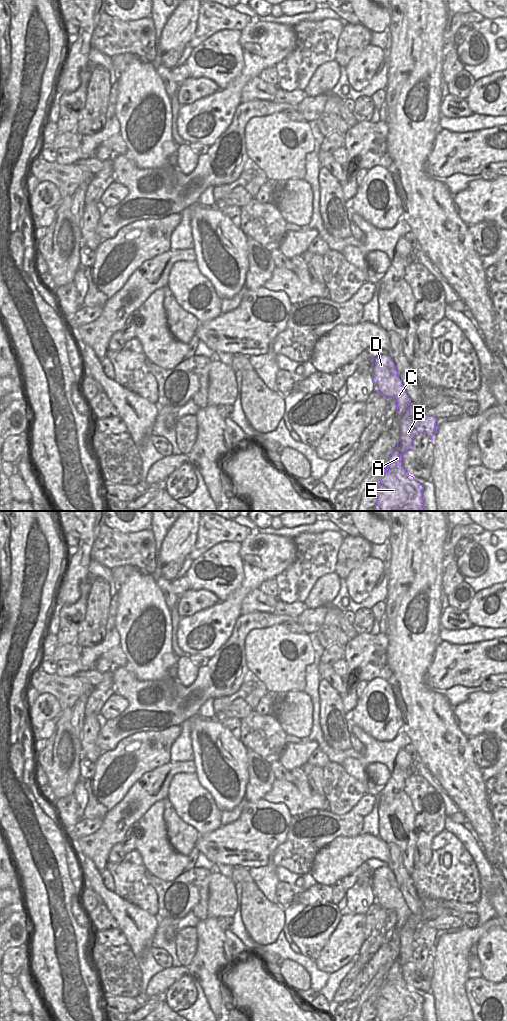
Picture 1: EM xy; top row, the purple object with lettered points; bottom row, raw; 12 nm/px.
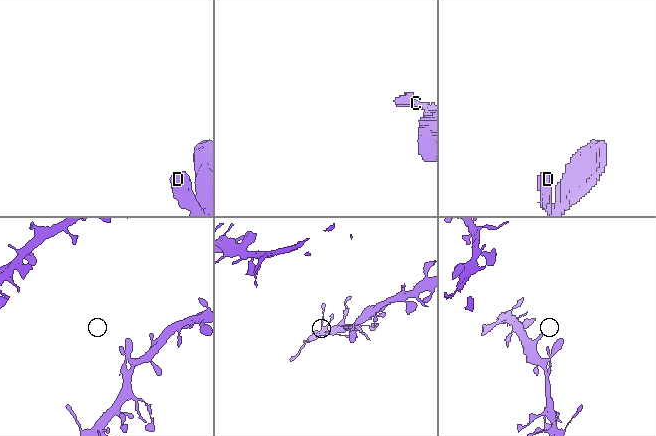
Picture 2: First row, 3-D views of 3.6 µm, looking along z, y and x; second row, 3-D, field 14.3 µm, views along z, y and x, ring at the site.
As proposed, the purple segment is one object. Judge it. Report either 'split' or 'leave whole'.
leave whole

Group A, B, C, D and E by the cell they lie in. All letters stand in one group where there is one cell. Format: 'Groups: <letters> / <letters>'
Groups: A B C D E

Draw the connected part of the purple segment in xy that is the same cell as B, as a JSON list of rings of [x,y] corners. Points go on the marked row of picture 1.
[[[383,354],[373,359],[371,375],[374,390],[386,398],[391,397],[396,401],[397,411],[395,415],[400,418],[400,439],[397,447],[388,459],[388,464],[384,468],[385,474],[376,489],[377,502],[374,508],[376,511],[425,511],[424,501],[422,499],[424,487],[405,471],[402,465],[402,455],[412,448],[412,442],[417,433],[425,433],[432,440],[432,437],[436,433],[437,418],[427,415],[423,411],[417,416],[416,406],[418,404],[413,404],[410,408],[408,407],[411,400],[398,376],[396,365],[388,354]]]

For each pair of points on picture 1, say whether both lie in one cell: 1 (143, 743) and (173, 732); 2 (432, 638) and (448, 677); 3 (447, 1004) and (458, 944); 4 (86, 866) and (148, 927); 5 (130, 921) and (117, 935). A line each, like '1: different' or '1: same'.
1: same
2: different
3: same
4: same
5: different

